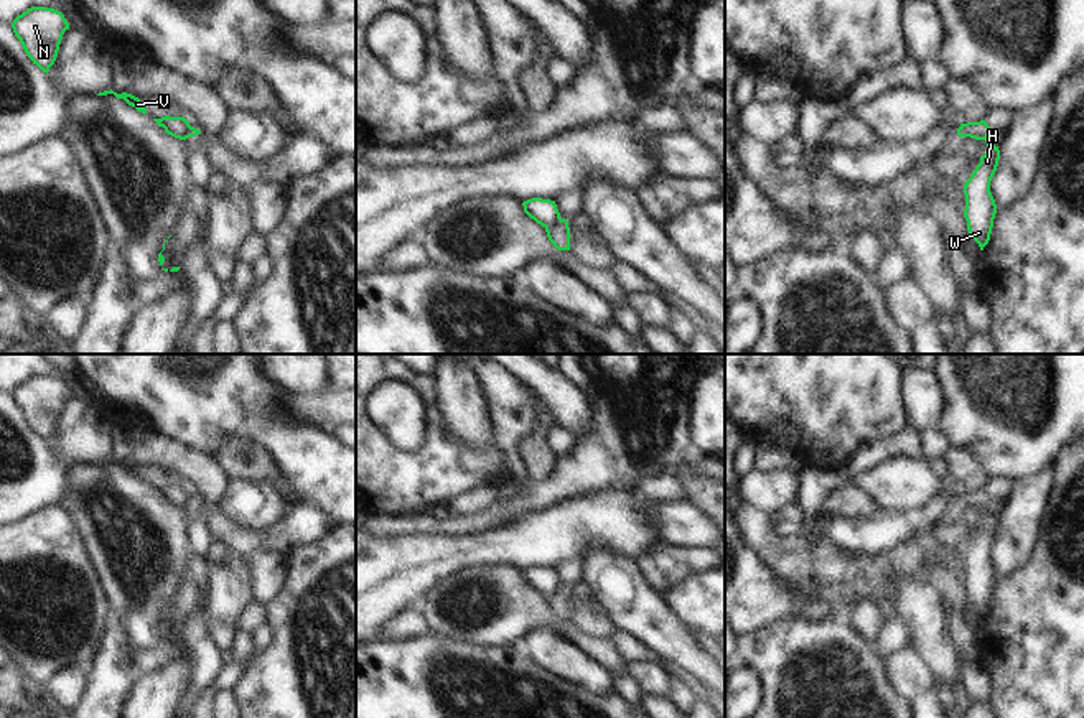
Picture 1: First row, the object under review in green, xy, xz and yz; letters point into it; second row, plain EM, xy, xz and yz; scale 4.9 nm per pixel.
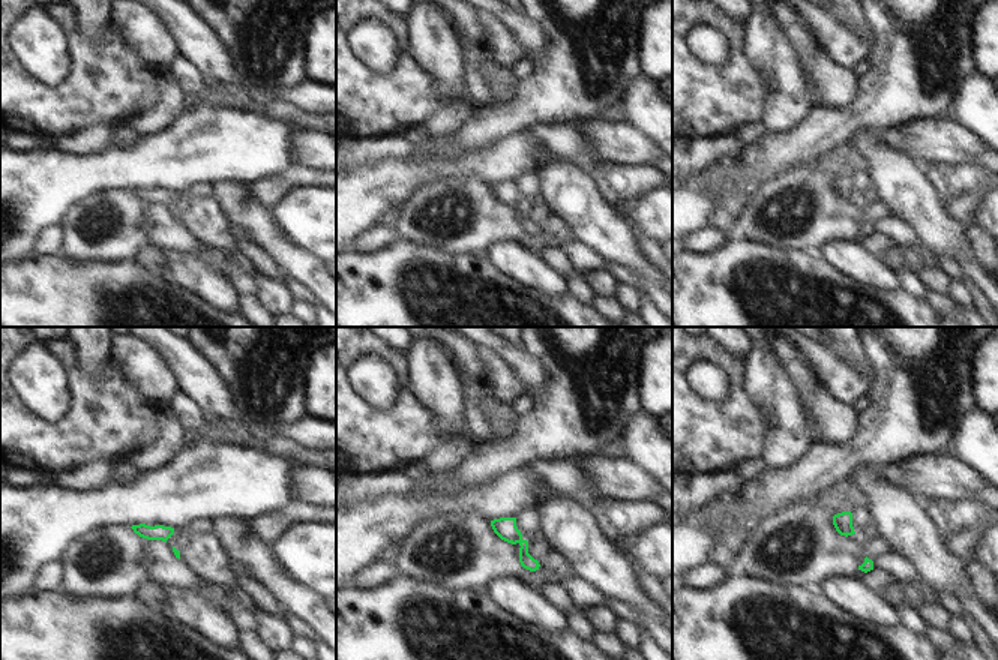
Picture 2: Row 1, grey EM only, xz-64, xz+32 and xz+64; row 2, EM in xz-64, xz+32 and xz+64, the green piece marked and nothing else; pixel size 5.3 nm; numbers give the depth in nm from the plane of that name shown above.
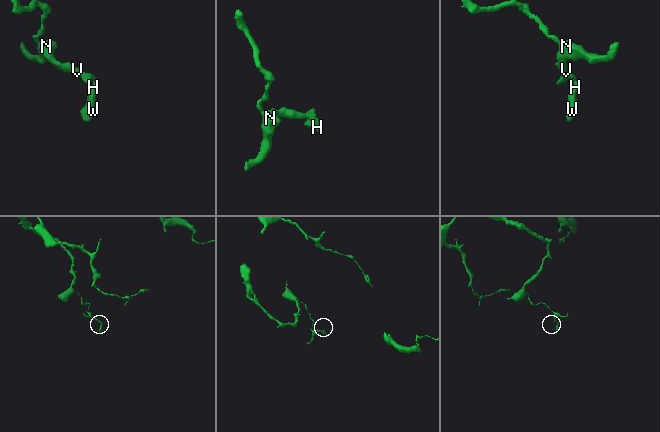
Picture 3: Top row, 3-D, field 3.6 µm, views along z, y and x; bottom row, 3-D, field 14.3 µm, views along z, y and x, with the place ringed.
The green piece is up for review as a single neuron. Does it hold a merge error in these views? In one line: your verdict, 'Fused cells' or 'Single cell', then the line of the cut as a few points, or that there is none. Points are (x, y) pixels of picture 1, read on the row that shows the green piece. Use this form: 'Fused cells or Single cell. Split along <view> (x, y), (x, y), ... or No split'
Fused cells. Split along xz (560, 218), (546, 228).

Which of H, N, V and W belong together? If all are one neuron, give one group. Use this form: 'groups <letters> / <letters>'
groups H W / N V

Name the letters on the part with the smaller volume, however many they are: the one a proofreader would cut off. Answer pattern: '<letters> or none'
H, W.

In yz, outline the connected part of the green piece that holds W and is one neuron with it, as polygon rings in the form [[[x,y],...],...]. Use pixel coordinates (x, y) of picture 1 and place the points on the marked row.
[[[985,120],[960,124],[957,135],[964,138],[970,137],[975,140],[985,140],[988,147],[988,152],[980,156],[980,163],[964,184],[964,217],[967,221],[967,231],[979,244],[980,250],[984,250],[990,240],[997,214],[997,204],[990,193],[990,181],[998,166],[1000,150],[988,140],[990,127]]]

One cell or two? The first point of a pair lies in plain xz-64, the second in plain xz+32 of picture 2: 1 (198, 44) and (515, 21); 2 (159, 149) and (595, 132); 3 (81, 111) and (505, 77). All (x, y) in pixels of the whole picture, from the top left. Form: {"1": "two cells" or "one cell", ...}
{"1": "one cell", "2": "two cells", "3": "two cells"}

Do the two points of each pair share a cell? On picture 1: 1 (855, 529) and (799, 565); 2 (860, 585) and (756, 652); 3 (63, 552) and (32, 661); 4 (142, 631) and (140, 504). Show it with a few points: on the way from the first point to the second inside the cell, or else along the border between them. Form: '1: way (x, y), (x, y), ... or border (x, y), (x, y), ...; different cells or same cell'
1: border (827, 539), (837, 547), (869, 557); different cells
2: border (836, 616), (847, 621); different cells
3: way (68, 578), (46, 601), (43, 634); same cell
4: way (142, 600), (145, 583), (142, 536); same cell

